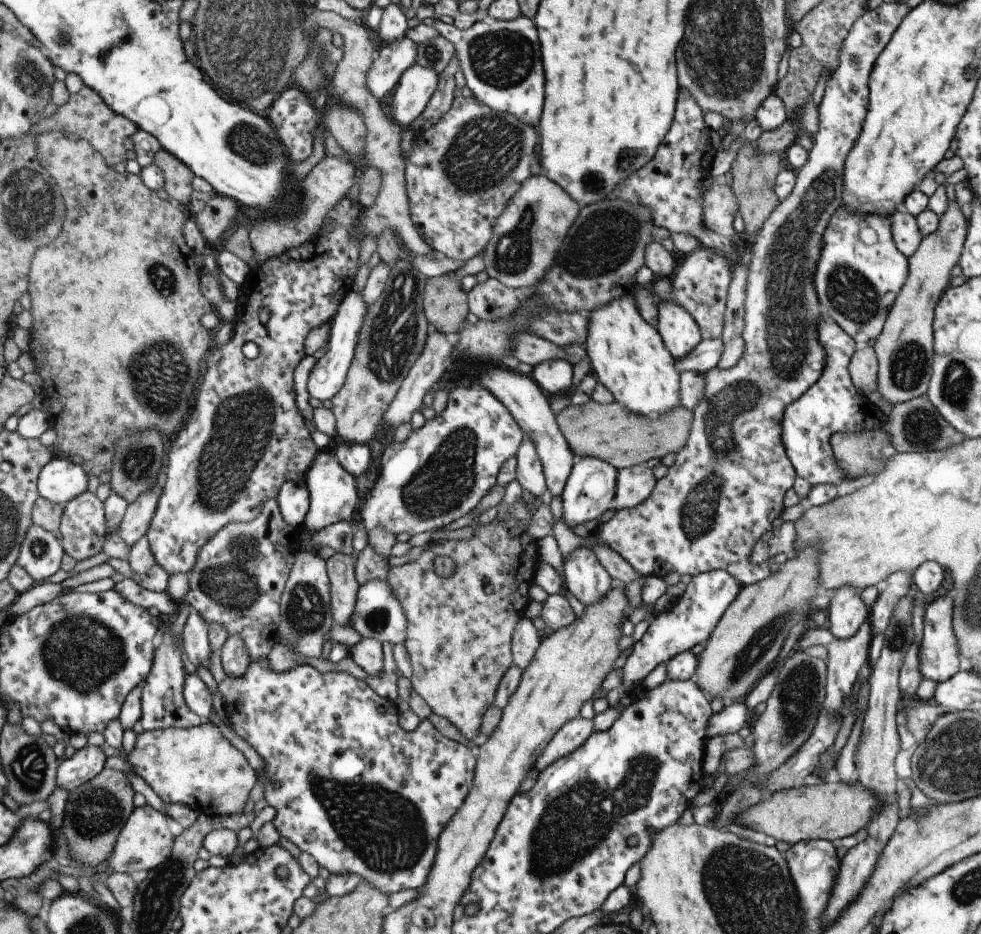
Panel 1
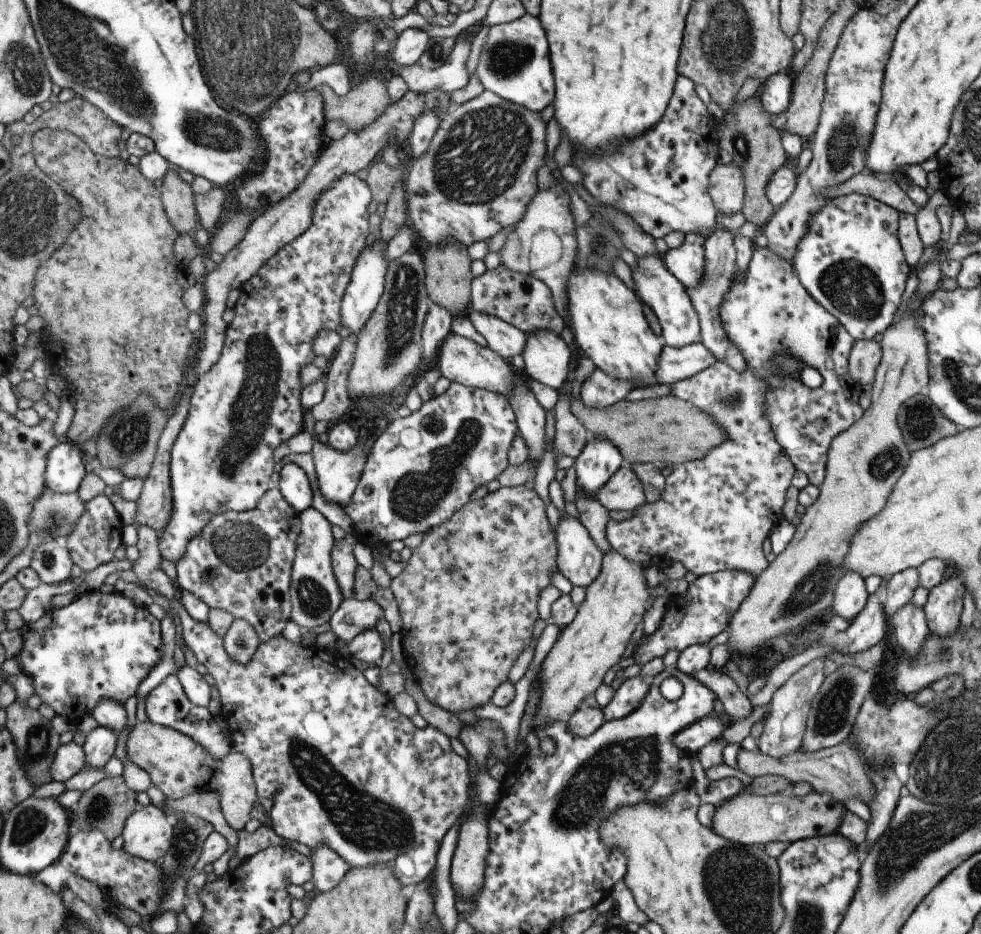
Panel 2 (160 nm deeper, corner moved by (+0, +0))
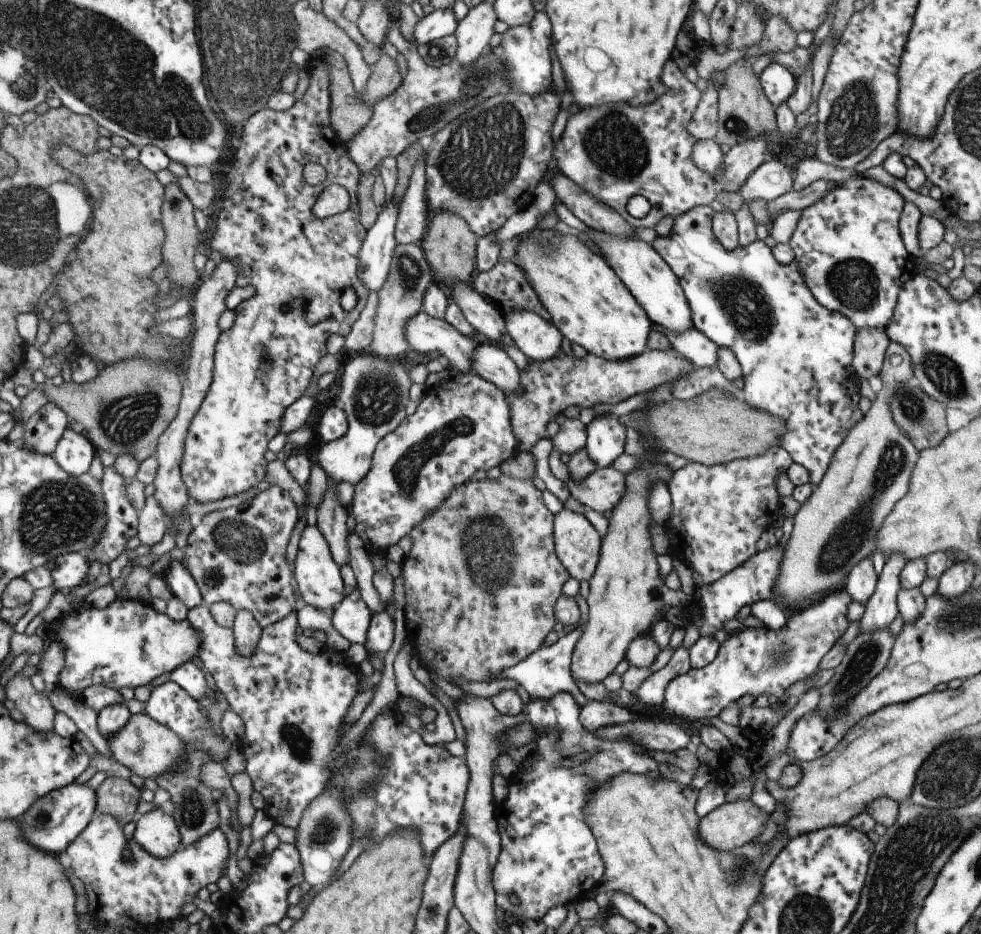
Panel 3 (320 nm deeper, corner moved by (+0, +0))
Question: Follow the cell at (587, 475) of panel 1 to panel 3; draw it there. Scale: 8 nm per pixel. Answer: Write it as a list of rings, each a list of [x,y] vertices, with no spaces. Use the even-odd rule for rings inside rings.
[[[614,414],[597,415],[586,425],[584,447],[596,468],[610,466],[610,462],[622,453],[625,428],[622,419]]]

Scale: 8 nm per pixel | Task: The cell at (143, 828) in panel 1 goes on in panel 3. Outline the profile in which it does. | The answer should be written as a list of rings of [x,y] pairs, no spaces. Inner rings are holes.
[[[159,807],[141,815],[135,821],[133,840],[151,856],[167,858],[182,847],[173,817]]]

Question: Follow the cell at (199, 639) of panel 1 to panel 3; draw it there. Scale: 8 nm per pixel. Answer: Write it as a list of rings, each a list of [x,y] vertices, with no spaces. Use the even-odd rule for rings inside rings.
[[[174,547],[168,552],[170,563],[163,573],[163,580],[172,592],[173,597],[177,597],[188,608],[202,604],[202,598],[193,580],[192,574],[182,563],[184,550]]]

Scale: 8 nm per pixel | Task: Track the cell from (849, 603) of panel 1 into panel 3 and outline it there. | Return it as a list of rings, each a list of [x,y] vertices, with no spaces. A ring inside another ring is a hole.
[[[869,556],[861,559],[849,569],[846,578],[843,580],[843,588],[852,601],[866,602],[869,595],[874,591],[877,577]]]

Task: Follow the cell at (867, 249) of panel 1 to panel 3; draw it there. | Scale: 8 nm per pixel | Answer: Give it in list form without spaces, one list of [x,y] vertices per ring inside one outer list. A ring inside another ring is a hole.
[[[850,177],[849,180],[837,183],[832,189],[829,189],[821,198],[812,202],[809,206],[801,209],[801,216],[793,231],[788,246],[794,254],[794,259],[802,272],[803,280],[813,295],[813,298],[827,310],[835,311],[846,316],[857,327],[869,327],[874,329],[884,329],[893,307],[895,306],[896,296],[902,284],[916,275],[916,266],[914,258],[905,250],[901,235],[898,229],[898,218],[903,206],[904,200],[893,188],[885,186],[879,182],[872,181],[864,177]]]

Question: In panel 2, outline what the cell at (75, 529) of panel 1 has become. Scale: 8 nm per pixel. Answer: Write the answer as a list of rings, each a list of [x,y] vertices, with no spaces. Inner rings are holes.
[[[100,493],[88,502],[84,502],[84,514],[72,529],[72,533],[62,541],[70,552],[75,567],[87,572],[113,560],[113,552],[122,545],[120,532],[123,524],[107,496]]]

